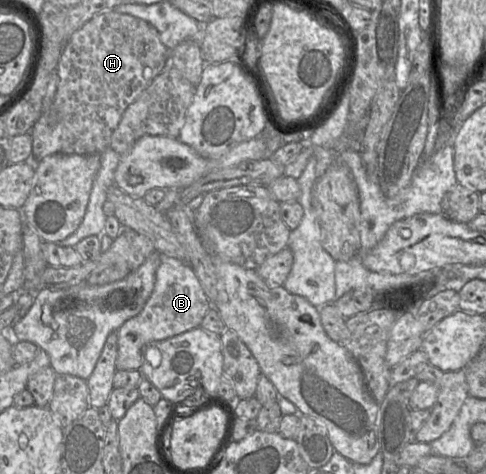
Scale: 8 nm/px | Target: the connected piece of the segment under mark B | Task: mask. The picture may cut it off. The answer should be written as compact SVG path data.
M160 254L160 264L155 273L155 282L152 294L143 309L136 316L125 321L117 330L118 351L116 370L140 370L142 366L142 348L152 342L161 341L200 327L201 321L211 308L211 303L206 297L202 286L188 263L176 258Z

